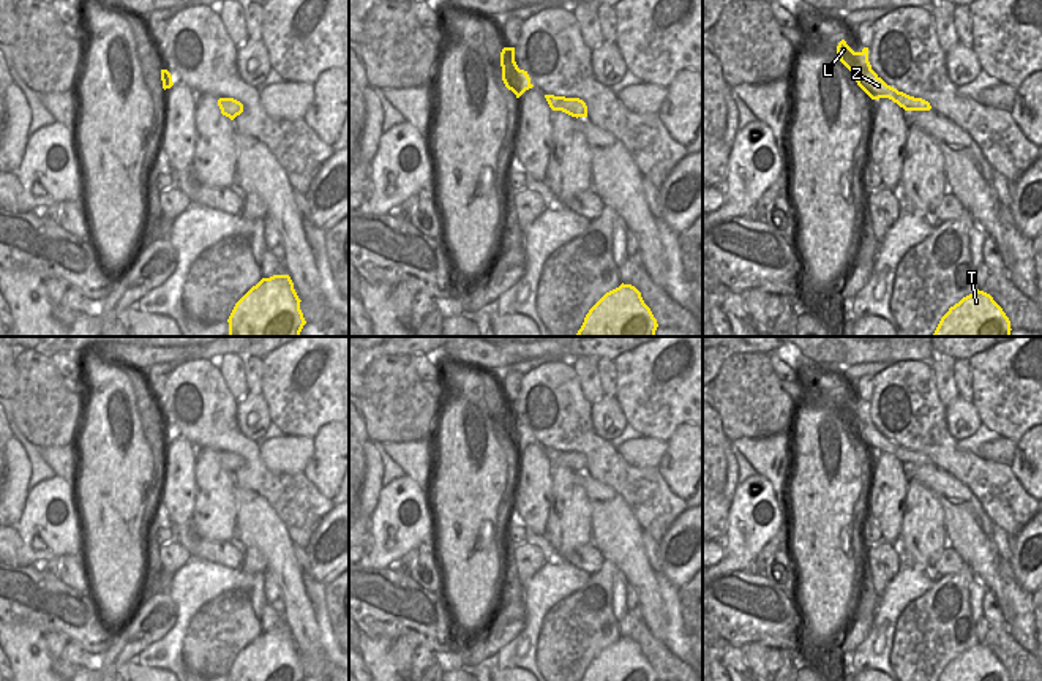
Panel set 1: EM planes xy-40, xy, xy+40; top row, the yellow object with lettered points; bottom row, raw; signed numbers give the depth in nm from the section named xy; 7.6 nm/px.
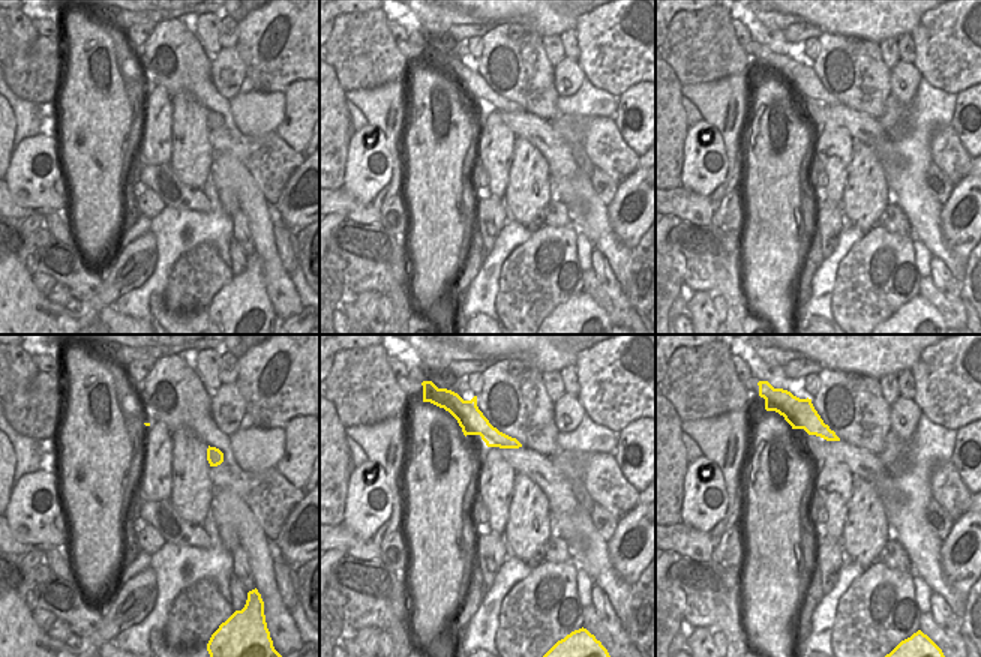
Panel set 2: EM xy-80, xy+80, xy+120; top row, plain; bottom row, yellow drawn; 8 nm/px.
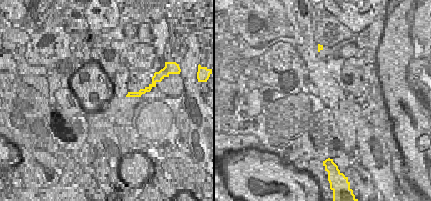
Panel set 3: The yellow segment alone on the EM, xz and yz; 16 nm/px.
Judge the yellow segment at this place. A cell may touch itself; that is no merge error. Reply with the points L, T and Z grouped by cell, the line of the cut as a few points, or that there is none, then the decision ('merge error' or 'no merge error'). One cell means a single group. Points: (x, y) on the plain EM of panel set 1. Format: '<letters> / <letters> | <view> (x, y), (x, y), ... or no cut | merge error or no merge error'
L T Z | no cut | no merge error

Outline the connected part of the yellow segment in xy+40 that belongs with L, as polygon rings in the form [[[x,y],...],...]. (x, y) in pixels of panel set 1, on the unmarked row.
[[[845,393],[837,400],[840,416],[851,425],[857,439],[871,452],[889,452],[905,465],[930,465],[931,460],[922,452],[909,450],[897,442],[887,439],[873,423],[868,416],[868,401],[854,406]]]

